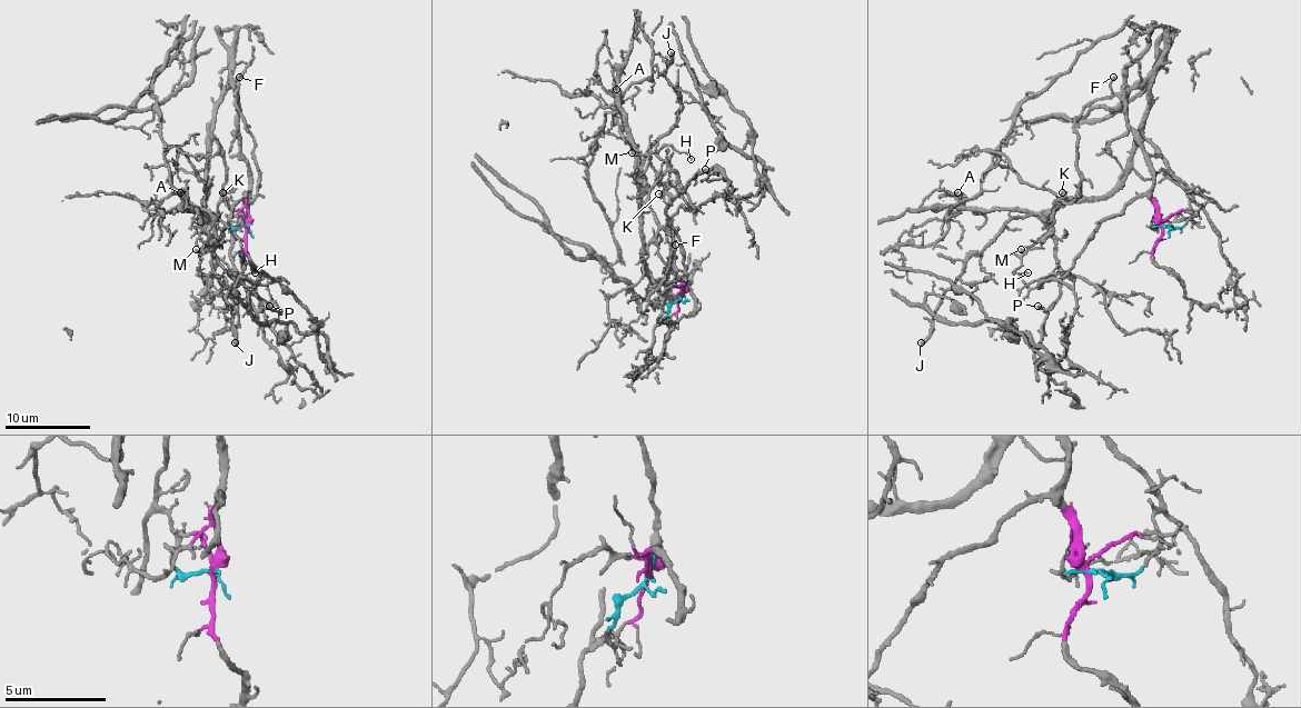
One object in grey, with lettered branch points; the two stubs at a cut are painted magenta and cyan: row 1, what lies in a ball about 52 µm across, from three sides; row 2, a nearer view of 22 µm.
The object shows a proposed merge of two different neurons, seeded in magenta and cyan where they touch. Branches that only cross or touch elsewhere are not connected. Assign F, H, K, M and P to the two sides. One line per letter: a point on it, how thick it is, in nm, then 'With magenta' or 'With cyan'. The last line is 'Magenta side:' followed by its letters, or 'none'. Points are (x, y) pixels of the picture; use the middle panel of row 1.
F: Place: (675, 245). Thickness 140 nm. With magenta
H: Place: (691, 159). Thickness 100 nm. With magenta
K: Place: (658, 193). Thickness 100 nm. With magenta
M: Place: (632, 152). Thickness 120 nm. With magenta
P: Place: (705, 169). Thickness 130 nm. With magenta
Magenta side: F, H, K, M, P

